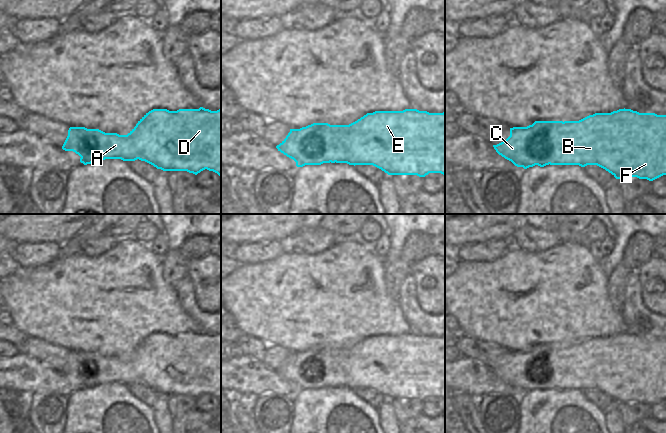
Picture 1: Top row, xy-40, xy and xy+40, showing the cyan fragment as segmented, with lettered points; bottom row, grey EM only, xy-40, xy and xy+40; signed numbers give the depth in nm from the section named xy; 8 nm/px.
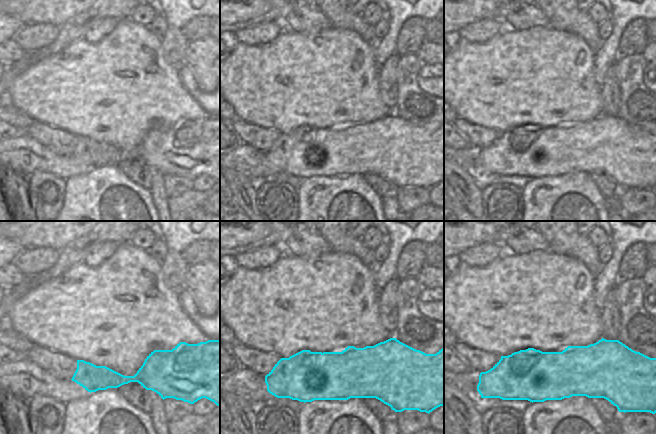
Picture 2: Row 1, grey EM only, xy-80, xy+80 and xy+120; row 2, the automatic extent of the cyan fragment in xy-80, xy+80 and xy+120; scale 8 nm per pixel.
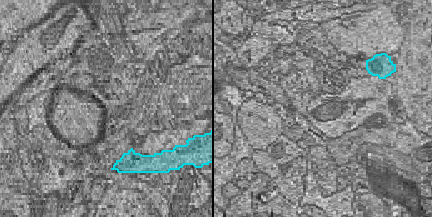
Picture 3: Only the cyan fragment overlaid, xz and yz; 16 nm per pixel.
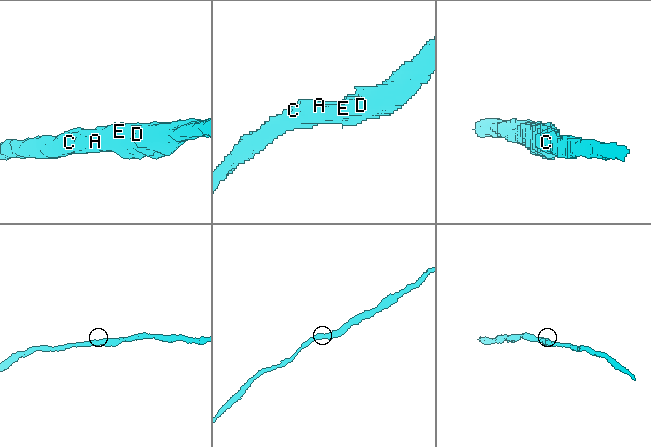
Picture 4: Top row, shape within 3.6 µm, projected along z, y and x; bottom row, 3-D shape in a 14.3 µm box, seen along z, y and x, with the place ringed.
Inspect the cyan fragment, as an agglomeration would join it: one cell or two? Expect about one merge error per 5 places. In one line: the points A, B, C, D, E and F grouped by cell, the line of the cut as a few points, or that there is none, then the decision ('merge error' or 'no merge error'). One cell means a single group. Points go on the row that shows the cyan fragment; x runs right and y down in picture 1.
A B C D E F; no cut; no merge error

